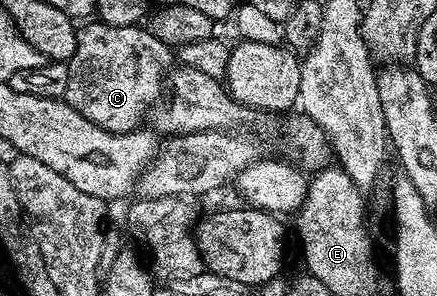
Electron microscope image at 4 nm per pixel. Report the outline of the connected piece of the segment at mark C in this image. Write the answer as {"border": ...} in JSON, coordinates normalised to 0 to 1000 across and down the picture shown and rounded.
{"border":[[[206,68],[190,88],[197,91],[178,101],[174,176],[160,193],[156,213],[156,297],[146,321],[149,345],[192,405],[206,405],[211,419],[259,453],[291,453],[295,439],[318,436],[339,375],[373,328],[375,280],[394,236],[391,159],[357,135],[357,122],[323,84],[249,88],[222,68]]]}

